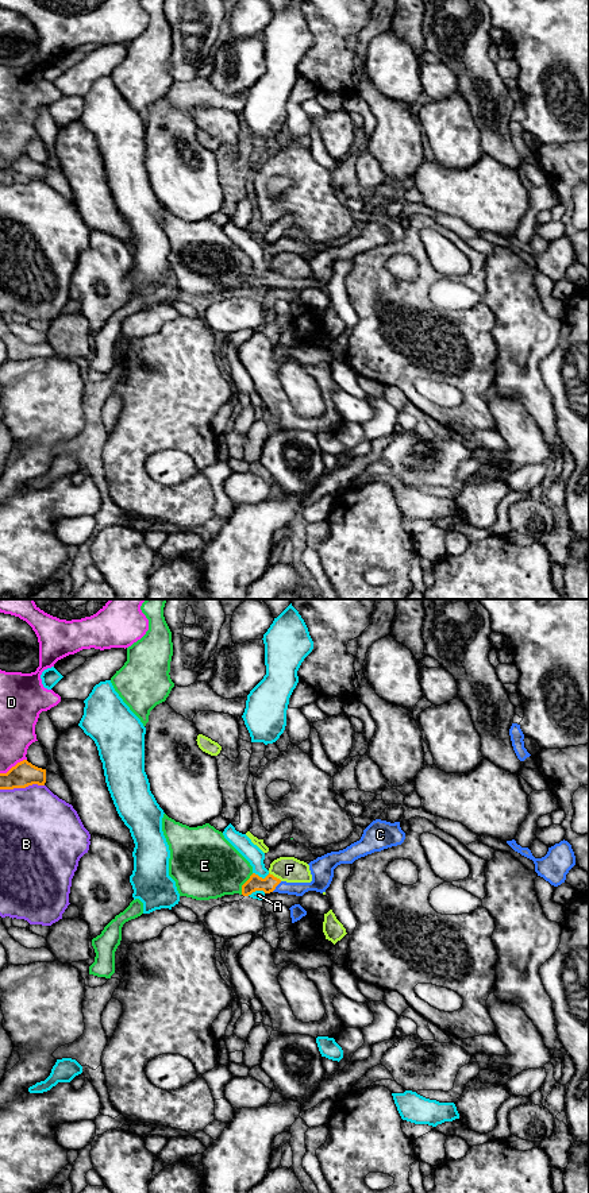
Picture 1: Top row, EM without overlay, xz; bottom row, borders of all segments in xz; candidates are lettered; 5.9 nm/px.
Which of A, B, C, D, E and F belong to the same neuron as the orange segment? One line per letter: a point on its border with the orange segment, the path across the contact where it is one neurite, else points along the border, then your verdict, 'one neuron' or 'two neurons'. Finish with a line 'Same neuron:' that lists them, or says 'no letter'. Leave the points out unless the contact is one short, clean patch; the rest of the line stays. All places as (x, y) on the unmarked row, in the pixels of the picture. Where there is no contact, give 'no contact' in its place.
A: contact xz (261, 273); two neurons
B: contact xz (22, 182); two neurons
C: contact xz (276, 281); way xz (255, 278), (276, 281), (310, 282), (318, 278); one neuron
D: contact xz (12, 162); two neurons
E: contact xz (243, 280); two neurons
F: contact xz (276, 273); border xz (269, 267), (281, 275); two neurons
Same neuron: C

